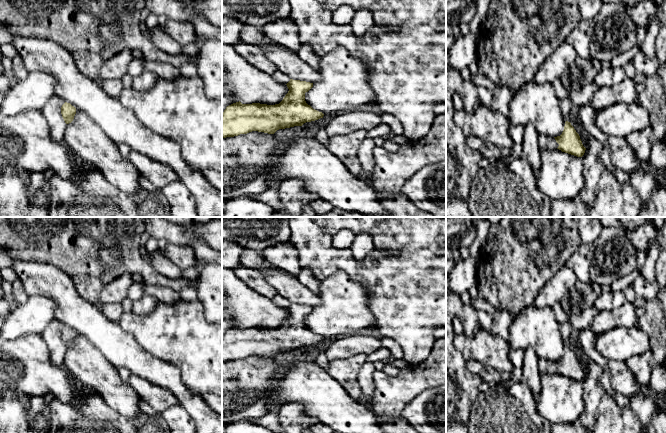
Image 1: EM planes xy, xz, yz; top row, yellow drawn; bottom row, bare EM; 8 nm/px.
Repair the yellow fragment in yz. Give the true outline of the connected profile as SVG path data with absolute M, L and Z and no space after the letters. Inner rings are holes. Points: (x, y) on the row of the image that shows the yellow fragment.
M566 121L564 130L560 136L552 137L539 134L538 144L540 150L559 149L562 152L582 157L586 148L583 146L579 134L570 122Z

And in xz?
M290 79L286 85L289 91L279 104L242 104L239 101L227 106L222 113L222 138L252 131L274 134L279 129L302 126L323 118L322 112L305 101L305 93L313 83Z

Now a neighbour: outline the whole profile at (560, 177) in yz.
M559 149L541 150L541 167L535 172L538 189L553 200L574 200L584 186L583 159Z

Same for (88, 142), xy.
M76 109L73 121L66 124L64 142L76 156L97 168L105 179L120 191L136 194L143 189L139 183L140 172L128 158L120 154L117 144L111 141L87 114Z

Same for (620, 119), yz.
M637 101L610 105L595 112L594 120L596 126L607 136L626 137L633 131L651 126L649 112Z

